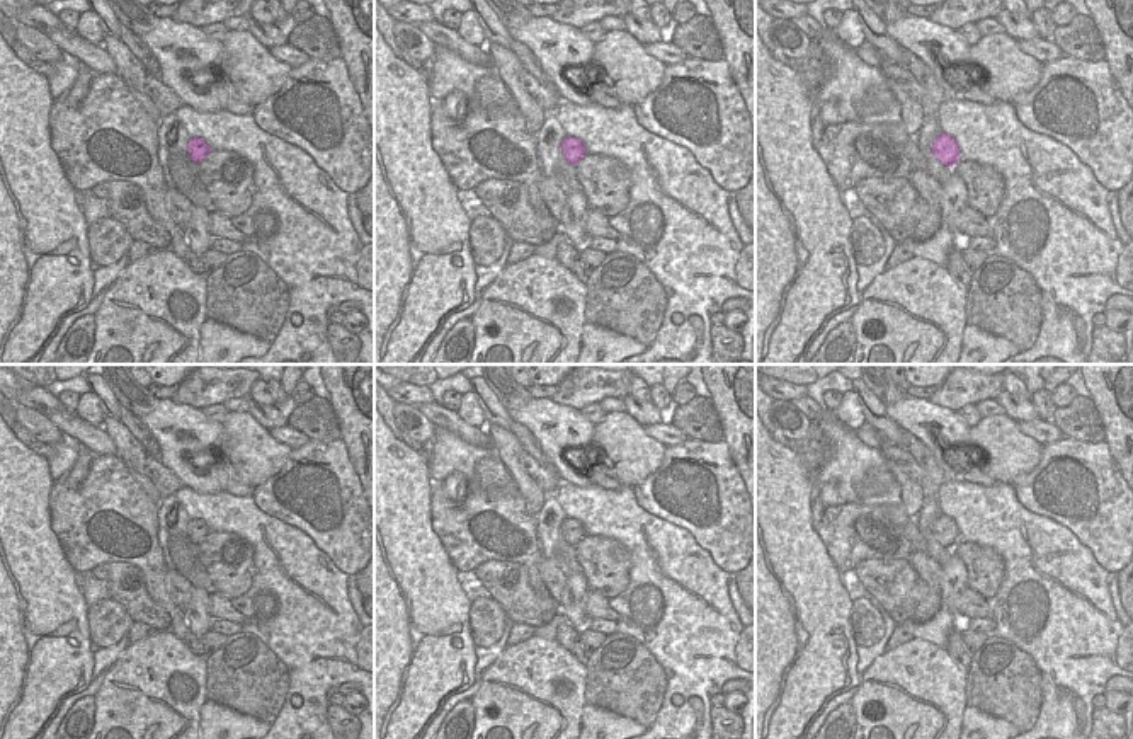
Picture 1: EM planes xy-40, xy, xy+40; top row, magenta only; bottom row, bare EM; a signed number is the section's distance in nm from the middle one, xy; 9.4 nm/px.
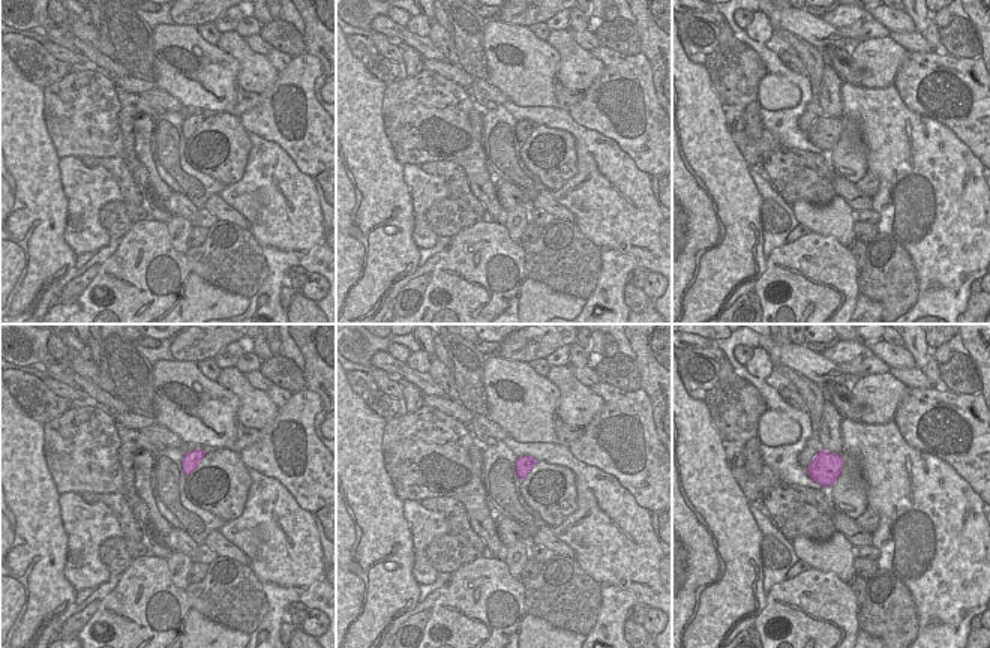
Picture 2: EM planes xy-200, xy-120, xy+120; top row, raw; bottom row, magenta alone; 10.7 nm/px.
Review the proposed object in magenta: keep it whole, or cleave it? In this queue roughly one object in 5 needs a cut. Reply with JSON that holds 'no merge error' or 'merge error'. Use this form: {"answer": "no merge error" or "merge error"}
{"answer": "no merge error"}

